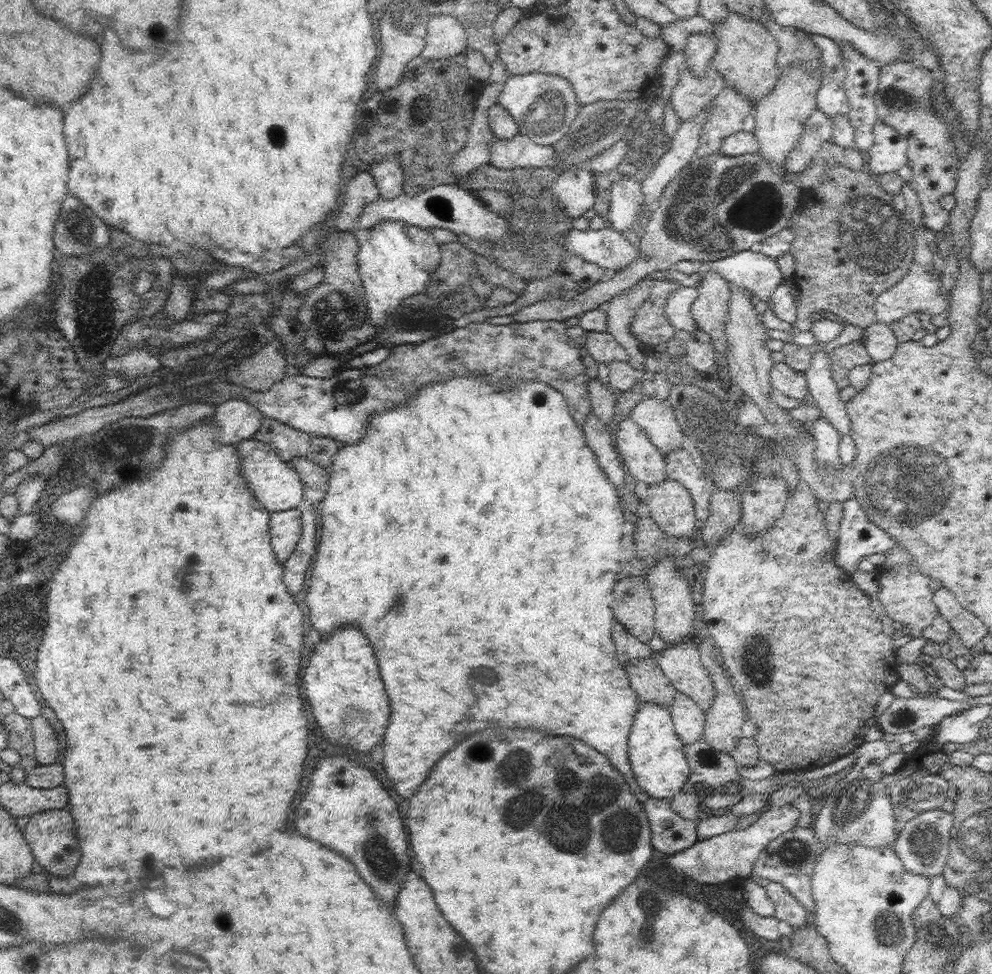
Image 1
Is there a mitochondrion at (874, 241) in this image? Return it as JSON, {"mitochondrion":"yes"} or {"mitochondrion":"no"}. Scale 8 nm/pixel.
{"mitochondrion":"yes"}

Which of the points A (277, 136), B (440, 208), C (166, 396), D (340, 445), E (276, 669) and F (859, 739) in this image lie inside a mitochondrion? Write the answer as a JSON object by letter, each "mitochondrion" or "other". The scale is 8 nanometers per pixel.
{"A":"mitochondrion","B":"other","C":"mitochondrion","D":"other","E":"mitochondrion","F":"other"}

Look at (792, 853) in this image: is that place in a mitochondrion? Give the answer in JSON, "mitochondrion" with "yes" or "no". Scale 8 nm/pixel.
{"mitochondrion":"yes"}

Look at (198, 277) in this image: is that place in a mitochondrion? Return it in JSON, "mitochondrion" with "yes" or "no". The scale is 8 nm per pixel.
{"mitochondrion":"no"}

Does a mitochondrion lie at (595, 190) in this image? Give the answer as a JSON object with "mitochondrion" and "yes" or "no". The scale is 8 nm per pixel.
{"mitochondrion":"no"}

